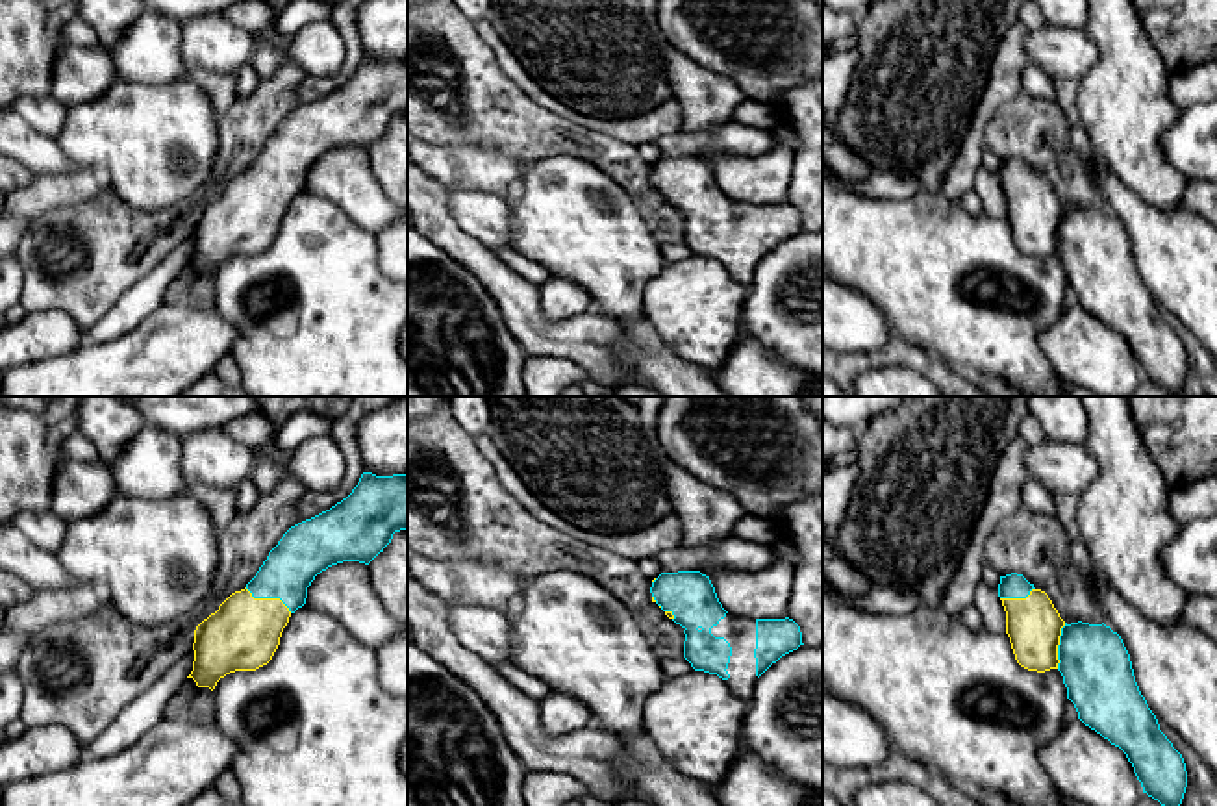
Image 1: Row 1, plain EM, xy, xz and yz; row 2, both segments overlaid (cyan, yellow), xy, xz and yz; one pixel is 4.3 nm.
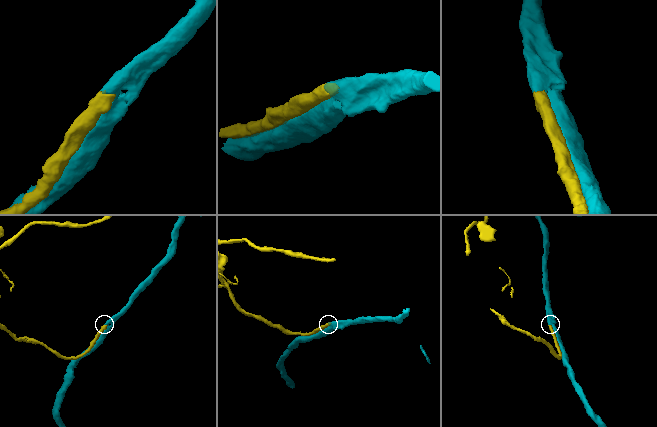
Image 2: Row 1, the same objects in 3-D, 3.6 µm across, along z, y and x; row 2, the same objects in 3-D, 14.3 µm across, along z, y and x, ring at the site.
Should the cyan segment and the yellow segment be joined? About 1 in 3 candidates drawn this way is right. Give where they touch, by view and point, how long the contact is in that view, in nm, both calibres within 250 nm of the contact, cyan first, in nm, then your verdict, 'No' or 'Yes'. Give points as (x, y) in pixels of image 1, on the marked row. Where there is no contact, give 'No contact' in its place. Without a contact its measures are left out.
Touches cyan at xy (269, 597). Shared border 240 nm. Thickness 220 nm (cyan) against 320 nm. Yes

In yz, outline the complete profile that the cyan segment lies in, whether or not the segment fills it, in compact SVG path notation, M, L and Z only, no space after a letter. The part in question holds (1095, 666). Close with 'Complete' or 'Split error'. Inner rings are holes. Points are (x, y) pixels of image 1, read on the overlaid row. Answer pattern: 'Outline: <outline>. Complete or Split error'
Outline: M1017 573L1000 576L998 597L1017 663L1037 673L1058 669L1078 719L1126 754L1143 793L1161 806L1180 806L1187 787L1184 758L1160 730L1156 715L1141 695L1121 636L1104 623L1067 624L1048 595Z. Split error

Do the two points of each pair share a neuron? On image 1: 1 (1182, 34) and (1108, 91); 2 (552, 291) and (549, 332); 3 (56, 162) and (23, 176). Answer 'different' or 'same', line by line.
1: different
2: different
3: different

